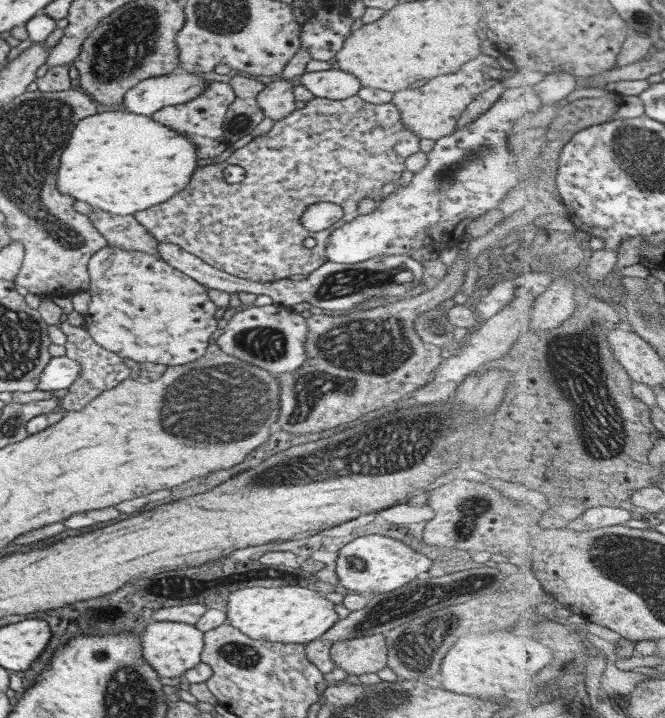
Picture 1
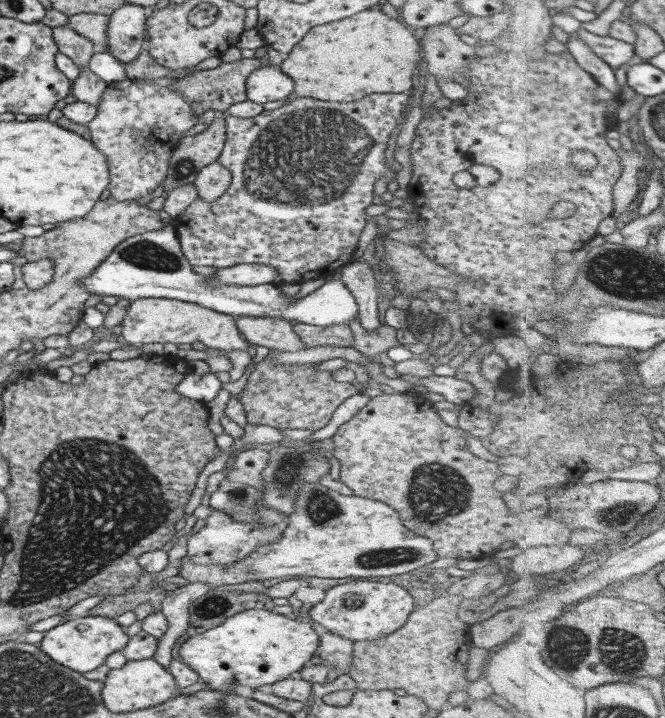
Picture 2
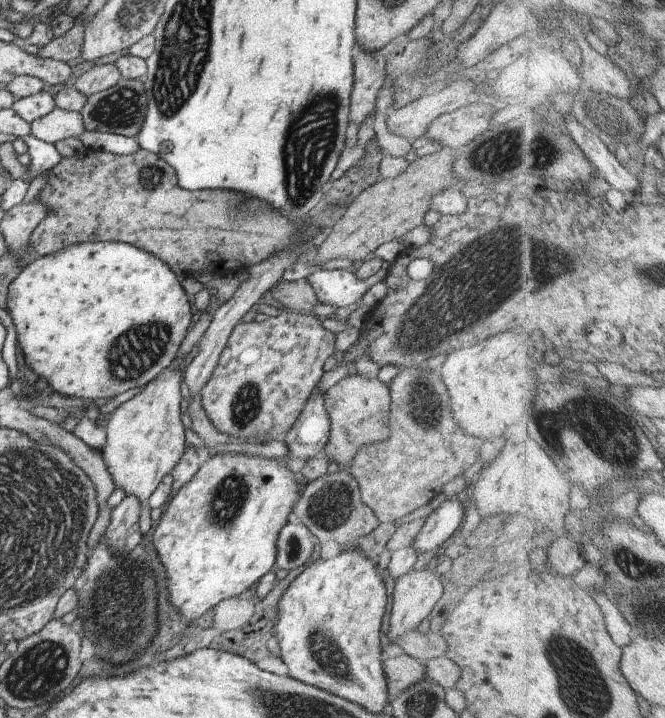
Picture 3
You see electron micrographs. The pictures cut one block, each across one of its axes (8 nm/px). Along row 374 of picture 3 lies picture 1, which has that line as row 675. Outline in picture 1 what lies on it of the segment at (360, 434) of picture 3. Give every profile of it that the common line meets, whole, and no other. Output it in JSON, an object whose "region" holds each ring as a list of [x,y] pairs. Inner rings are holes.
{"region":[[[376,634],[334,643],[330,659],[353,679],[361,674],[377,673],[387,666],[385,634]]]}

